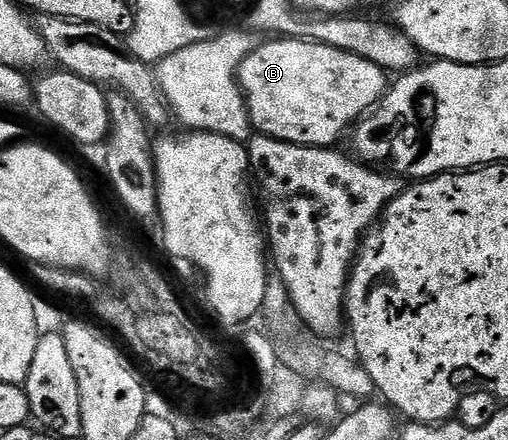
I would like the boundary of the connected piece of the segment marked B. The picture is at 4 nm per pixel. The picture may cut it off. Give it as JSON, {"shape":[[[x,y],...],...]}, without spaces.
{"shape":[[[274,37],[266,44],[255,46],[254,52],[250,54],[240,65],[238,70],[238,84],[242,86],[242,96],[246,98],[246,108],[250,114],[250,122],[255,132],[270,135],[274,139],[283,139],[285,143],[298,143],[302,147],[328,147],[333,148],[334,143],[342,134],[349,132],[369,112],[377,107],[382,96],[388,90],[388,75],[382,68],[378,67],[372,61],[364,61],[364,57],[356,57],[347,51],[332,49],[323,43],[311,43],[304,39],[287,39],[285,37]]]}

